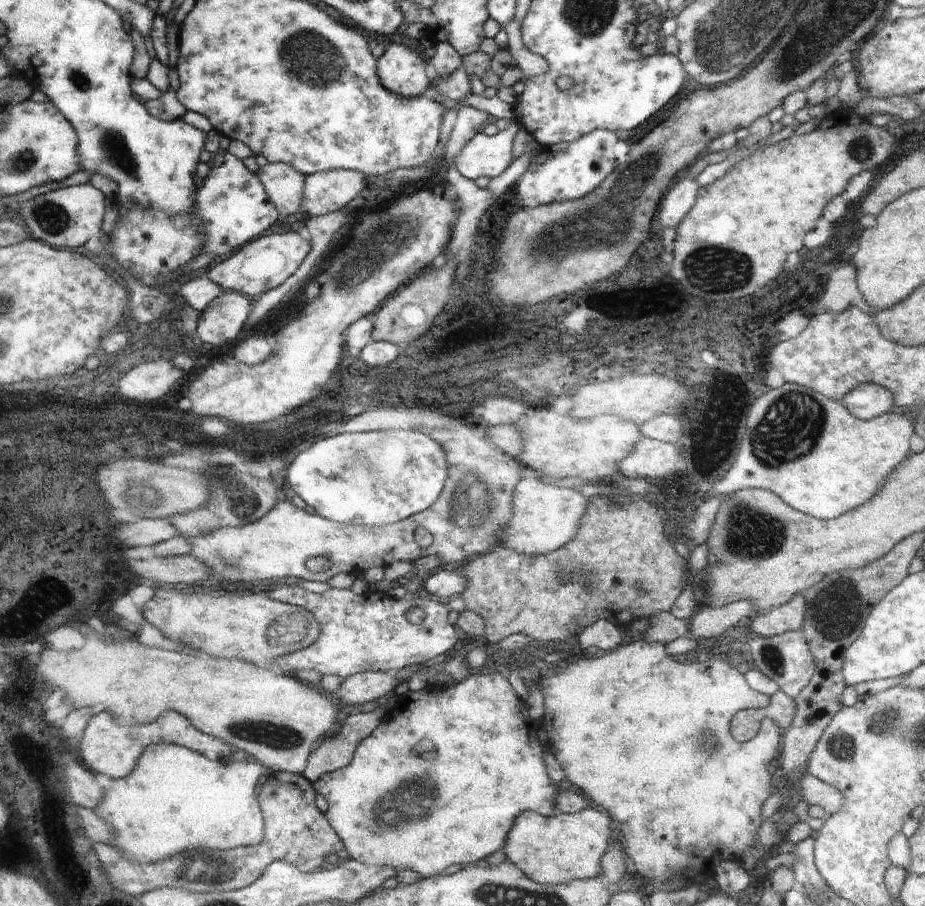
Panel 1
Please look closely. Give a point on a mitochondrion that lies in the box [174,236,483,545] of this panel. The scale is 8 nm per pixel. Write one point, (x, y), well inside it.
(242, 497)

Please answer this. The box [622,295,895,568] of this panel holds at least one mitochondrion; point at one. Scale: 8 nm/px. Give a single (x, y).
(813, 421)

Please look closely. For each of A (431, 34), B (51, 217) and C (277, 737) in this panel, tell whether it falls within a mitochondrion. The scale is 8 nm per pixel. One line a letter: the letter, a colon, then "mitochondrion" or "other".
A: other
B: mitochondrion
C: mitochondrion

